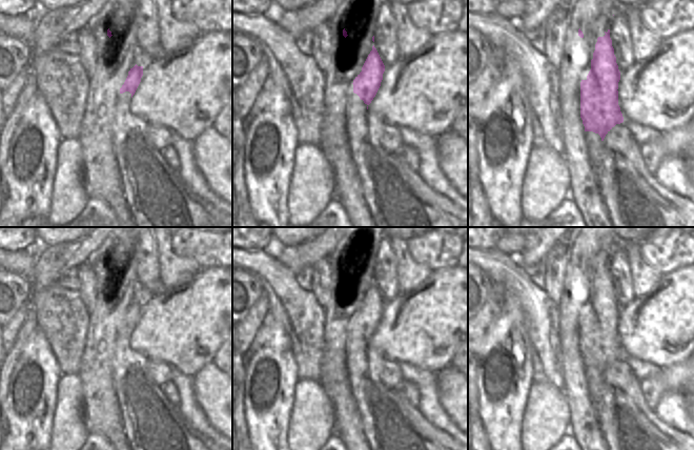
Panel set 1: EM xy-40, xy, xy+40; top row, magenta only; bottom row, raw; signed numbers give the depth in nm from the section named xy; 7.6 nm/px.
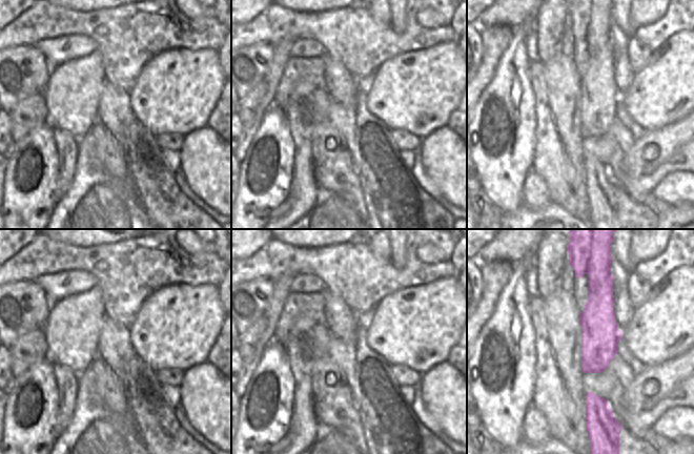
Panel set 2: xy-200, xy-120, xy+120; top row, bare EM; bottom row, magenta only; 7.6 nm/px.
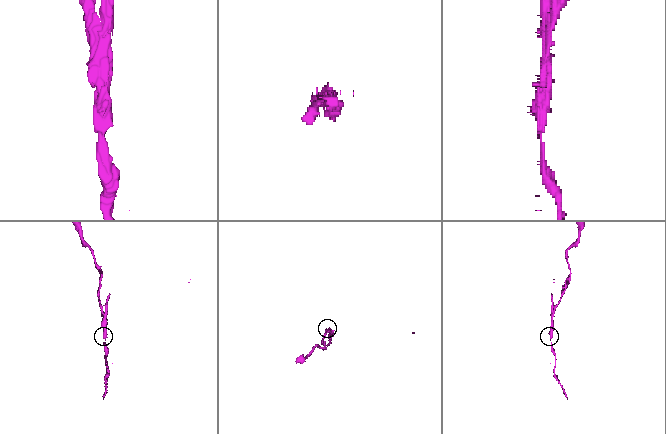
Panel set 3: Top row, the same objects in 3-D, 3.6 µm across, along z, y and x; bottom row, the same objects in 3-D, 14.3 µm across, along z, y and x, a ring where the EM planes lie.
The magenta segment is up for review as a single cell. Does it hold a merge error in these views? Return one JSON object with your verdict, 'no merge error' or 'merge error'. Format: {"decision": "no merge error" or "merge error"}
{"decision": "merge error"}

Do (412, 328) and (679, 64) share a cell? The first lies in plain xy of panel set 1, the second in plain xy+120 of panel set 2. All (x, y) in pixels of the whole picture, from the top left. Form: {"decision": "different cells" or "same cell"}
{"decision": "same cell"}

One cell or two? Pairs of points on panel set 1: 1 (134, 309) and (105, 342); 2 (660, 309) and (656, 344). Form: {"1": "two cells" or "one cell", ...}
{"1": "two cells", "2": "one cell"}

